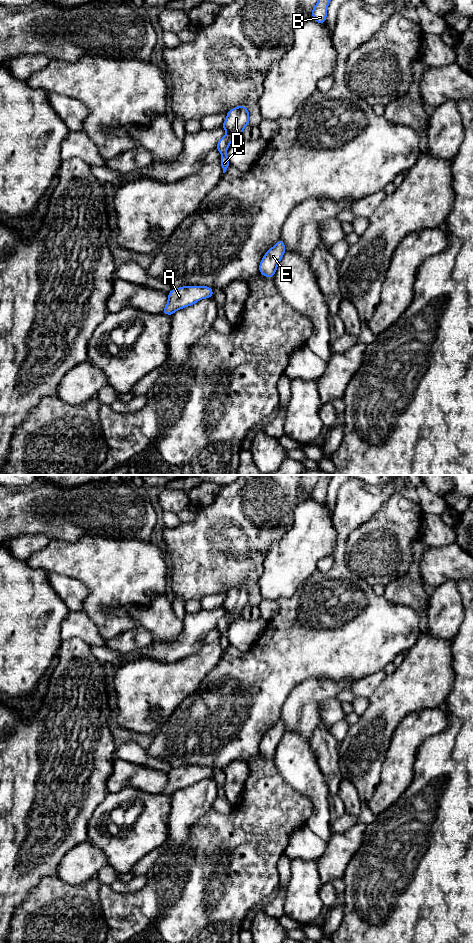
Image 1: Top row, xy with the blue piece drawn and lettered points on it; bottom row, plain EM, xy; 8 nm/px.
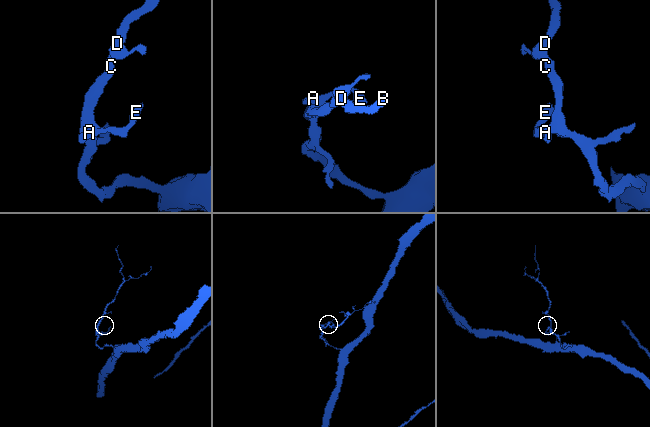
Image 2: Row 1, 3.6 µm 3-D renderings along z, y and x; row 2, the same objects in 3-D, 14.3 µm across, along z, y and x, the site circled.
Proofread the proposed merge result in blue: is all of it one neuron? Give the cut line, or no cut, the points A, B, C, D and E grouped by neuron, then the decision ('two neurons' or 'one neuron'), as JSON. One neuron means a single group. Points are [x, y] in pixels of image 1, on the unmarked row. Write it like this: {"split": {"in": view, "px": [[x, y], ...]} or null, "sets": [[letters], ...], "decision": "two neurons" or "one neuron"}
{"split": null, "sets": [["A", "B", "C", "D", "E"]], "decision": "one neuron"}

